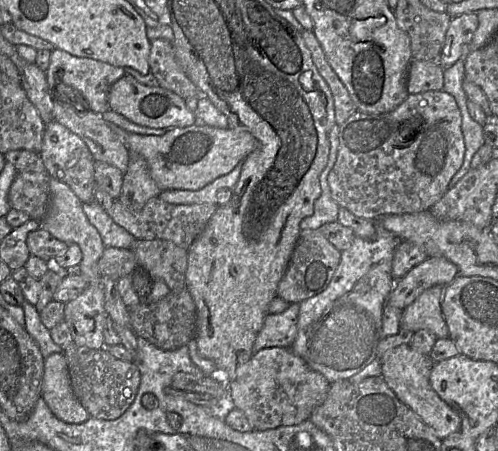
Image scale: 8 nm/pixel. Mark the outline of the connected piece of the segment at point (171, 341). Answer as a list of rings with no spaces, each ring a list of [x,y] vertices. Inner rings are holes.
[[[187,288],[170,290],[162,299],[154,303],[141,301],[129,309],[131,328],[137,336],[148,340],[163,350],[175,350],[187,345],[196,334],[196,306]]]

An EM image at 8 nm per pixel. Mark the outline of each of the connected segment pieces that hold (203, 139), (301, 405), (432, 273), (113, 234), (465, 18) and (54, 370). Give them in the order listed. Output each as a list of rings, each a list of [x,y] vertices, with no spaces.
[[[112,123],[110,128],[131,153],[138,154],[147,161],[152,178],[161,191],[200,190],[218,177],[231,172],[259,145],[249,131],[231,127],[216,128],[194,124],[170,129],[161,136],[131,133]]]
[[[264,348],[254,353],[247,362],[240,366],[236,377],[230,381],[230,404],[245,414],[253,430],[264,431],[280,426],[297,425],[306,421],[314,409],[325,400],[329,388],[328,380],[319,372],[311,369],[291,348]]]
[[[427,257],[401,279],[396,280],[386,305],[404,310],[426,289],[433,286],[445,287],[458,275],[457,265],[445,257]]]
[[[83,203],[83,211],[89,222],[97,229],[106,247],[131,249],[136,238],[119,226],[97,203]]]
[[[465,13],[451,19],[438,58],[438,62],[443,68],[452,66],[460,58],[465,59],[467,48],[478,25],[477,13]]]
[[[52,353],[44,359],[41,395],[52,413],[70,424],[81,424],[90,414],[76,398],[64,353]]]

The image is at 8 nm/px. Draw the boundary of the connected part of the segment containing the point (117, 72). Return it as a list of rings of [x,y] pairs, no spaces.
[[[55,49],[51,52],[50,64],[45,71],[51,94],[52,89],[56,88],[54,80],[55,69],[61,70],[61,84],[77,90],[85,98],[90,109],[98,114],[110,110],[108,100],[110,88],[122,76],[127,74],[124,67],[114,66],[92,58],[77,57],[62,49]]]

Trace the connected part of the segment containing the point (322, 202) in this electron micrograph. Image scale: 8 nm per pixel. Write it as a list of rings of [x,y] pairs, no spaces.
[[[326,169],[320,174],[321,196],[315,201],[314,213],[301,221],[301,230],[319,229],[323,224],[338,221],[340,206],[331,195],[331,189],[328,182],[330,171],[331,169]]]

